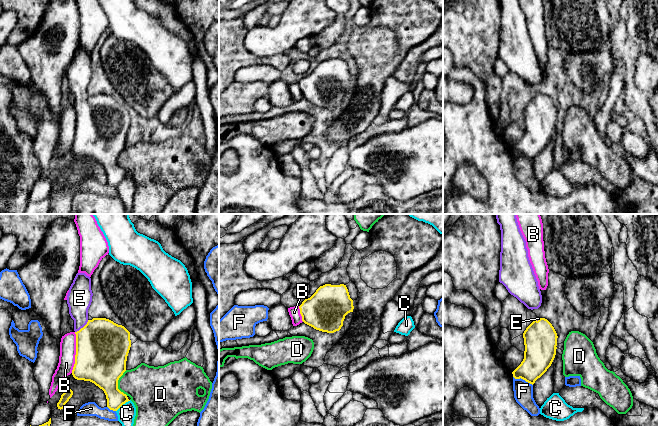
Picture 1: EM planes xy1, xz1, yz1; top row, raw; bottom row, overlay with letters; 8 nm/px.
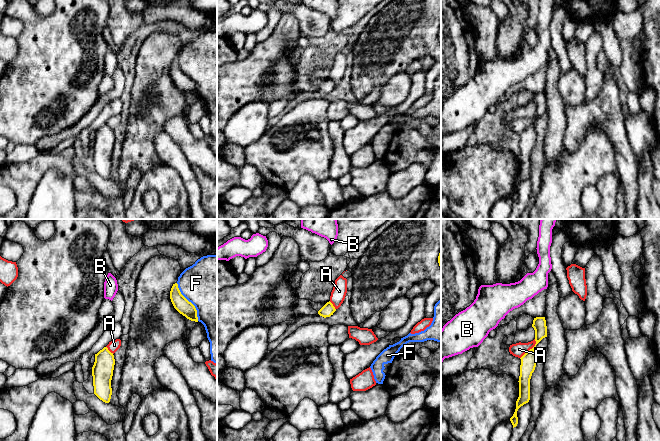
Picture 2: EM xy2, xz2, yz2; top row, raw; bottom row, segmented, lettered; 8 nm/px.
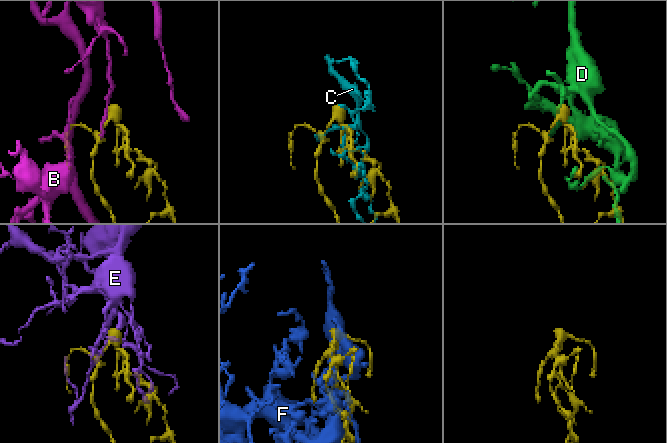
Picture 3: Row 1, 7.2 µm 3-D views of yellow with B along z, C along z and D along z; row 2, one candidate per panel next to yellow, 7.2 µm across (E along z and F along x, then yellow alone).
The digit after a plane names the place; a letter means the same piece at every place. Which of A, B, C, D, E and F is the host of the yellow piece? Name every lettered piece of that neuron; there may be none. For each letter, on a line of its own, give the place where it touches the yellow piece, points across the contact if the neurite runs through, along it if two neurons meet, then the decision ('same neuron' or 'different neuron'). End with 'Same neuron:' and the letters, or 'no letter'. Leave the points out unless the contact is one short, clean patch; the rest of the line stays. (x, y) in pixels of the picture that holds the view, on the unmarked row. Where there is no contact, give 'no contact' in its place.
A: yz2 (530, 125) | along yz2 (535, 115), (535, 120), (520, 134) | different neuron
B: xy1 (76, 128) | different neuron
C: xy1 (123, 179) | different neuron
D: xy1 (117, 160) | different neuron
E: xy1 (83, 103) | across xy1 (102, 122), (83, 103), (79, 90), (79, 74) | same neuron
F: xy2 (190, 78) | different neuron
Same neuron: E

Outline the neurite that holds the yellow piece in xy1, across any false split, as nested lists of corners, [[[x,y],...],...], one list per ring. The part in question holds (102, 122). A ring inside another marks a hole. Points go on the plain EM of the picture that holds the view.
[[[77,49],[67,71],[69,90],[74,96],[76,131],[72,151],[90,157],[106,171],[107,183],[117,187],[130,177],[118,165],[118,156],[126,147],[131,123],[130,108],[106,94],[88,95],[92,78],[91,54]]]

